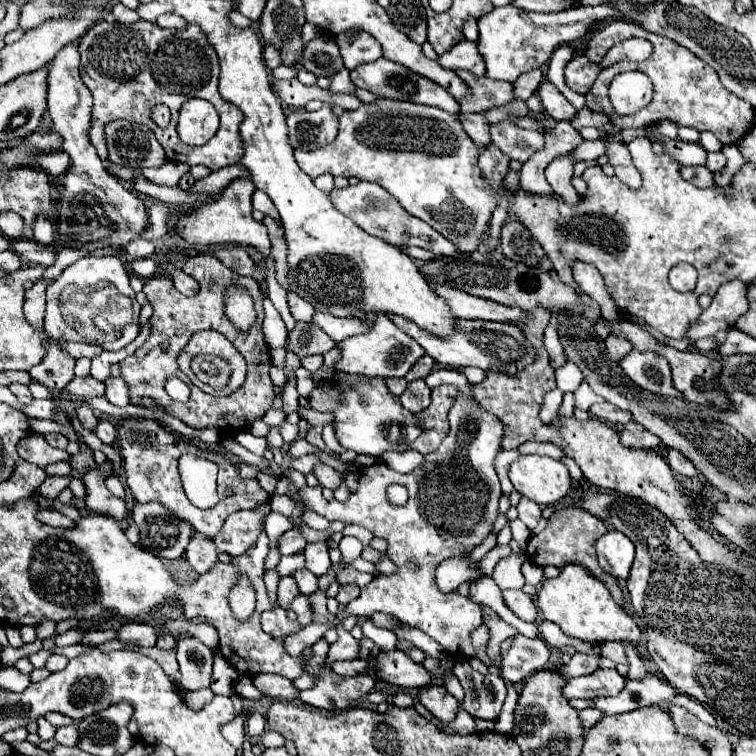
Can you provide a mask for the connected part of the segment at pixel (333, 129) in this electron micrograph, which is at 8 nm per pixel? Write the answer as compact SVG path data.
M297 109L287 115L287 127L293 149L313 151L335 139L339 123L331 111L309 113L305 109Z

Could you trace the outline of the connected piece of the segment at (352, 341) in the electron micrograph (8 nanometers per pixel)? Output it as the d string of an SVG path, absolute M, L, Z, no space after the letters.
M379 315L373 323L371 331L363 335L349 337L339 343L341 347L341 359L337 361L337 371L347 373L363 373L367 377L405 377L407 371L423 357L423 347L411 339L407 333L403 333L387 315Z

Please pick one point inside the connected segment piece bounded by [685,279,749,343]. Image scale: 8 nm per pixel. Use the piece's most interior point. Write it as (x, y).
(728, 305)

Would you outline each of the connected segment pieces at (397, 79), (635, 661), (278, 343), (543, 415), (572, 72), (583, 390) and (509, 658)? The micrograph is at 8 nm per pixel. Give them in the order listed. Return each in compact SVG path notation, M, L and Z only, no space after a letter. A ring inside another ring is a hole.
M385 57L373 61L373 63L365 63L365 65L359 65L357 69L351 71L351 81L357 85L357 87L363 87L371 93L375 93L377 97L389 97L389 99L407 99L411 103L421 103L421 105L429 105L429 107L439 107L447 113L453 113L457 115L459 113L459 103L455 99L451 99L451 95L435 85L433 81L405 69L403 65L397 65Z
M621 641L621 645L623 645L625 655L627 655L627 659L629 659L629 673L627 673L627 677L629 677L629 679L643 679L643 675L647 675L643 657L641 657L639 651L635 649L635 645L631 645L629 641Z
M263 299L263 309L265 309L265 319L263 319L263 335L265 343L269 347L285 347L287 343L287 327L277 313L277 309L271 303L265 303Z
M553 389L545 395L545 403L543 403L539 416L544 423L550 424L557 411L559 411L559 405L561 405L561 399L563 399L563 393L559 389Z
M581 55L581 57L575 57L567 63L565 81L573 91L585 95L591 89L593 81L597 79L601 69L603 69L601 63L589 63L589 59L585 55Z
M581 381L581 385L575 389L573 395L575 395L575 407L577 407L577 409L583 409L583 411L587 411L593 403L603 401L597 393L593 393L593 389L589 387L587 381Z
M515 635L511 639L509 651L501 661L501 677L509 683L519 683L529 679L533 673L541 671L549 659L549 647L539 637L529 639L525 635Z

